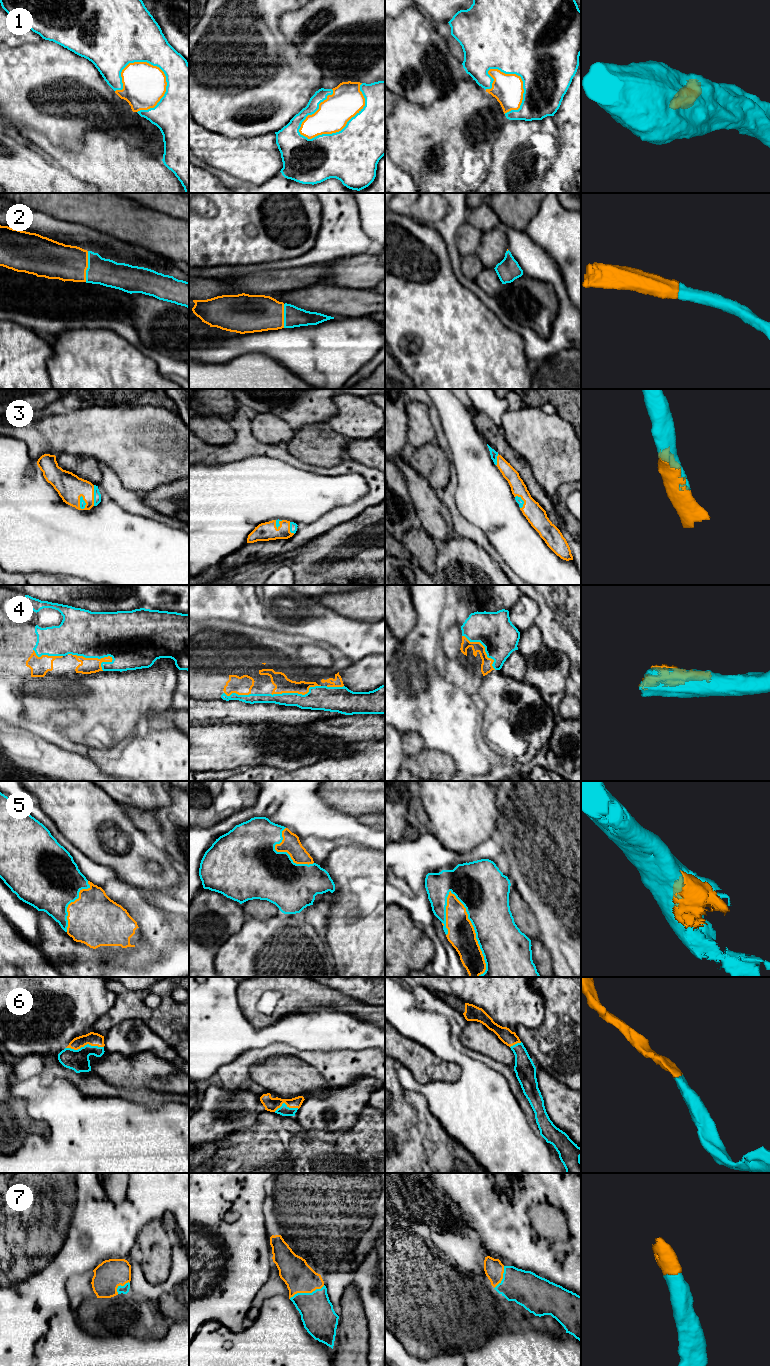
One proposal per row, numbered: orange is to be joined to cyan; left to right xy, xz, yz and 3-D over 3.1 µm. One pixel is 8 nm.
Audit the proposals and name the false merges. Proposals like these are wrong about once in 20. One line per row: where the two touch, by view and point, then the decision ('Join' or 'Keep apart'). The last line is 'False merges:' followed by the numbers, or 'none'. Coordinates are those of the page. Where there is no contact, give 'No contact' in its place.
1: Touches cyan at xz (344, 127). Join
2: Touches cyan at xy (88, 266). Join
3: Touches cyan at xy (94, 495). Join
4: Touches cyan at xy (90, 657). Join
5: Touches cyan at yz (475, 932). Join
6: Touches cyan at xy (85, 1045). Join
7: Touches cyan at xz (306, 1293). Join
False merges: none

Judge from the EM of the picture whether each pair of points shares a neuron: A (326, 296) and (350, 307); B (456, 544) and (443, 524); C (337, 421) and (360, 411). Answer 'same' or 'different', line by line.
A: same
B: different
C: same

